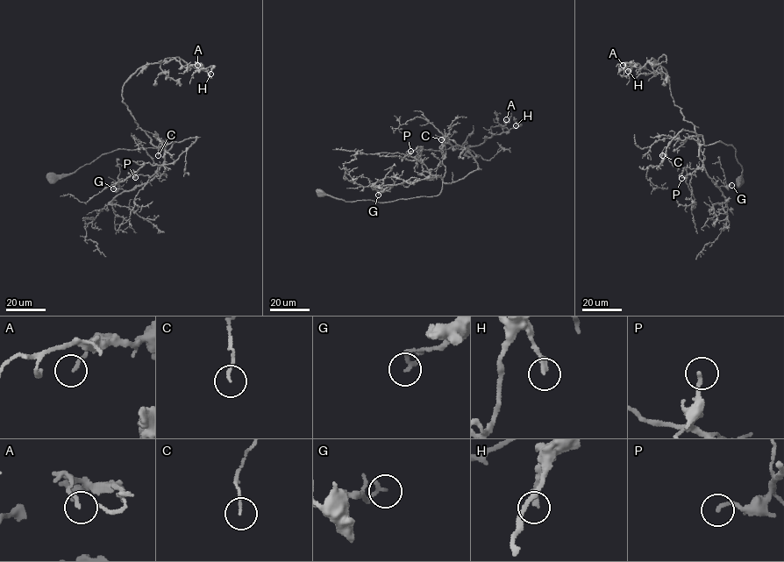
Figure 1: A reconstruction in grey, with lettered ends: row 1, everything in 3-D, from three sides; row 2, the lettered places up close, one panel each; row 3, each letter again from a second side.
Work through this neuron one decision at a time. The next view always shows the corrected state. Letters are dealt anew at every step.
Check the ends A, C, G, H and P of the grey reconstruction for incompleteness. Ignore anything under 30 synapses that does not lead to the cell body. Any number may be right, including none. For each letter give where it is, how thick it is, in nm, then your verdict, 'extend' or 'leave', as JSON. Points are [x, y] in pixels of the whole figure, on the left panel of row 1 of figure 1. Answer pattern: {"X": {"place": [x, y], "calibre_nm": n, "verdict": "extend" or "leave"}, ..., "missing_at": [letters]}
{"A": {"place": [197, 65], "calibre_nm": 160, "verdict": "leave"}, "C": {"place": [158, 155], "calibre_nm": 110, "verdict": "leave"}, "G": {"place": [113, 188], "calibre_nm": 200, "verdict": "leave"}, "H": {"place": [210, 74], "calibre_nm": 220, "verdict": "leave"}, "P": {"place": [135, 177], "calibre_nm": 160, "verdict": "leave"}, "missing_at": []}

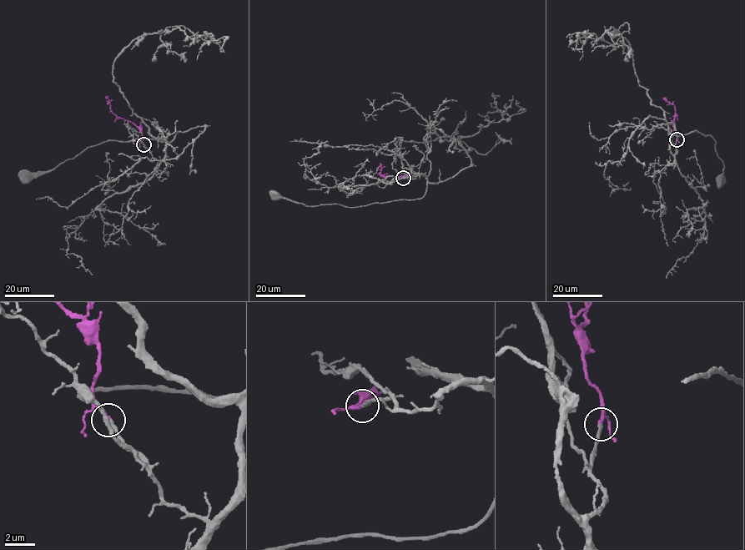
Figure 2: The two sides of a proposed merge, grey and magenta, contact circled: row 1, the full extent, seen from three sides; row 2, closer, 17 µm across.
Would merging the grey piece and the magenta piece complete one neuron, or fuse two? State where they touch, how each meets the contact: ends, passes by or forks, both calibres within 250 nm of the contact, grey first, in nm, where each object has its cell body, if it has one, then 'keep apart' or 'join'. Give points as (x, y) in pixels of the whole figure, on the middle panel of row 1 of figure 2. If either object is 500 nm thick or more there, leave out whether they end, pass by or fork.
(403, 178) | grey ends | magenta ends | 200/220 nm | grey (275, 195) | magenta none | join

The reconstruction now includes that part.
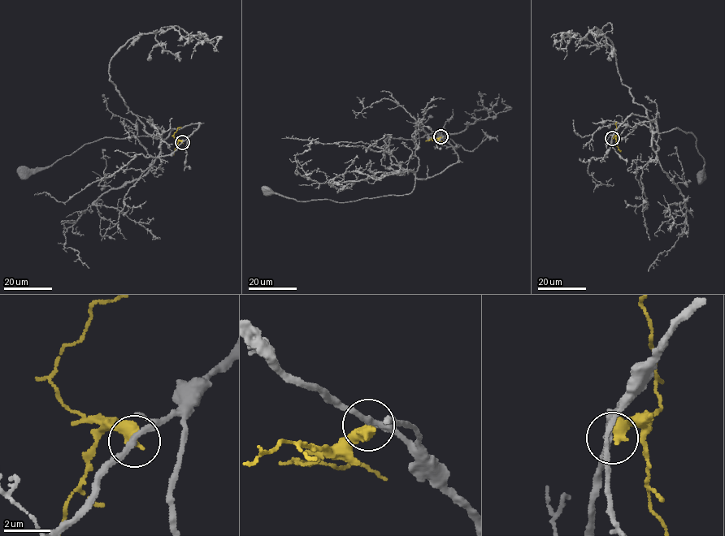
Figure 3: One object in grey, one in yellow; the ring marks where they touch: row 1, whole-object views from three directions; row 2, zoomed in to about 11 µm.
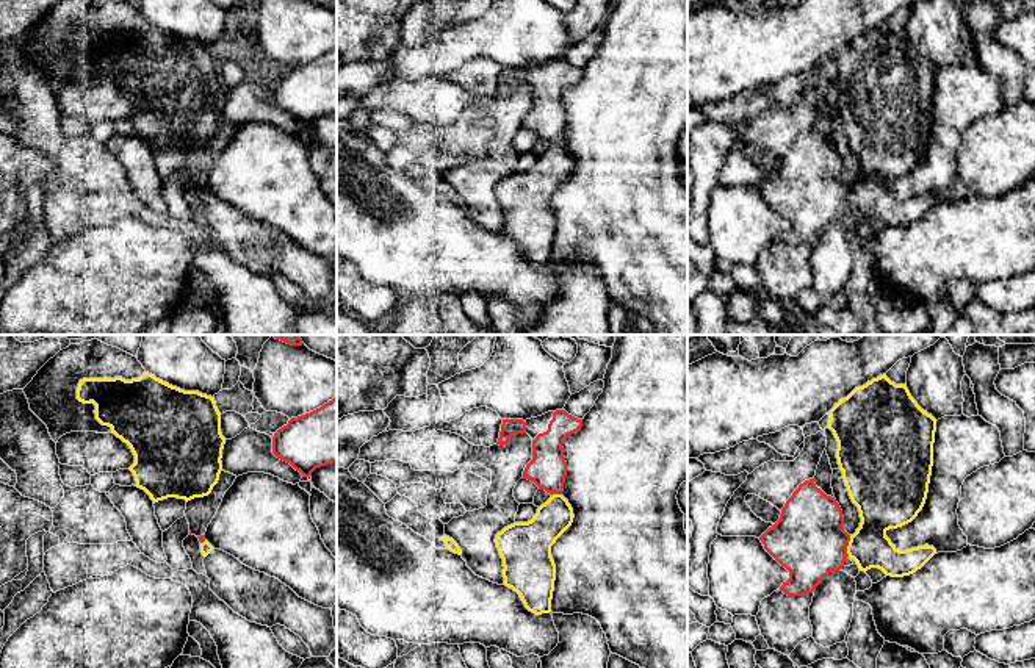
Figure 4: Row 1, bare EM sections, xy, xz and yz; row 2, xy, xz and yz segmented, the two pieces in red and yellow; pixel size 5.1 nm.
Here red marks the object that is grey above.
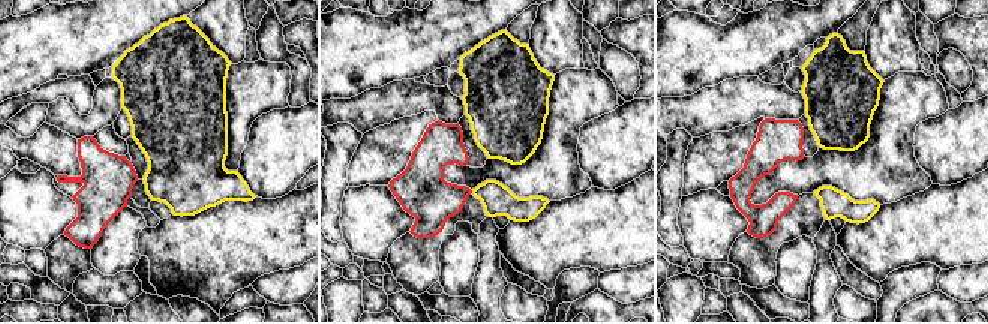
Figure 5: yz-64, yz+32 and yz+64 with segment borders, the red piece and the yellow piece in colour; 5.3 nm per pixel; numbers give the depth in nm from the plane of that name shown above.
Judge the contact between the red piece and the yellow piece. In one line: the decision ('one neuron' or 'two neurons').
two neurons

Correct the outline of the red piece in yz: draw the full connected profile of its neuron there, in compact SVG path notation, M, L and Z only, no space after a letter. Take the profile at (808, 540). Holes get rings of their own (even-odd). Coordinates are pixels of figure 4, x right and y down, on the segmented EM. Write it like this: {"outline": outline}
{"outline": "M814 479L805 480L781 508L780 519L761 537L764 549L789 571L780 591L803 596L816 590L820 580L844 566L850 535L844 530L844 516L835 497L816 487Z"}

